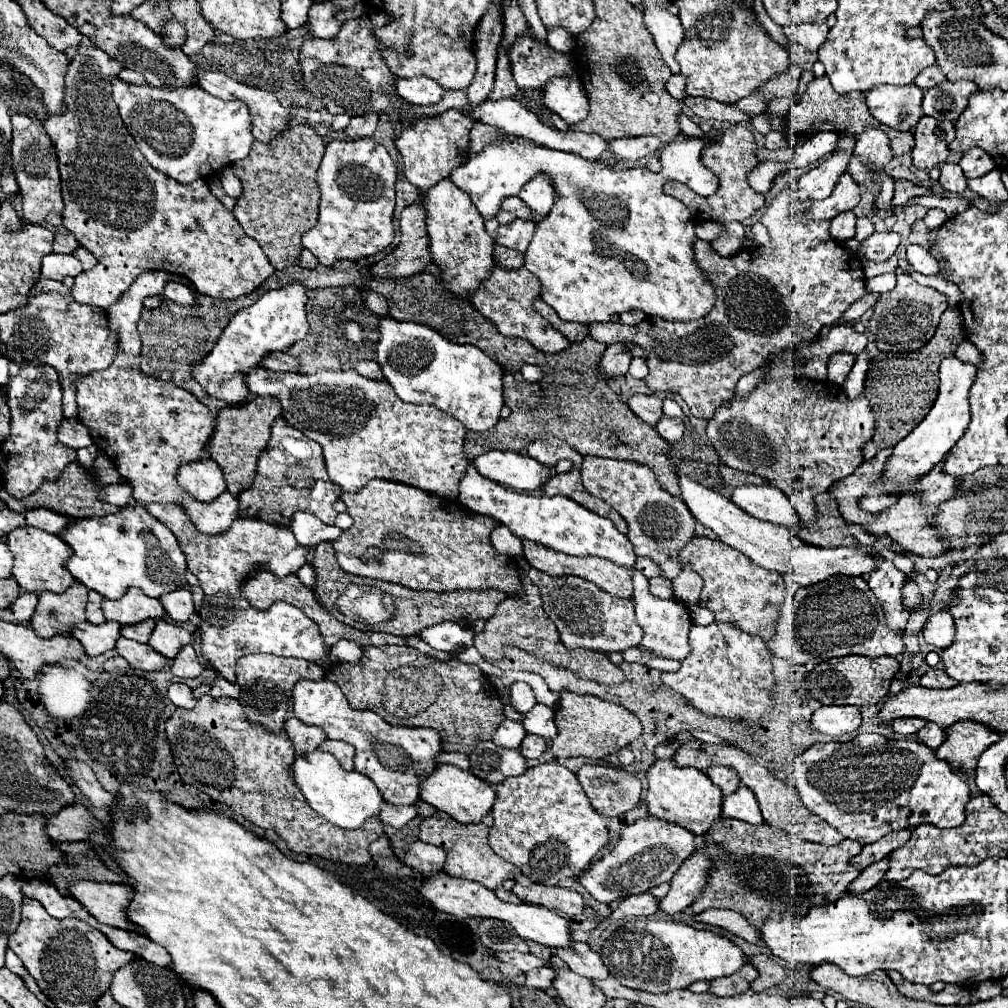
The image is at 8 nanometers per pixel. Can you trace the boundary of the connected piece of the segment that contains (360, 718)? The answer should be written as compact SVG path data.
M300 681L294 687L294 715L306 725L322 727L328 739L342 739L356 747L356 771L368 775L382 797L392 805L414 805L424 777L436 769L436 755L442 751L440 735L434 729L394 727L372 711L356 711L348 705L340 687L332 681Z

